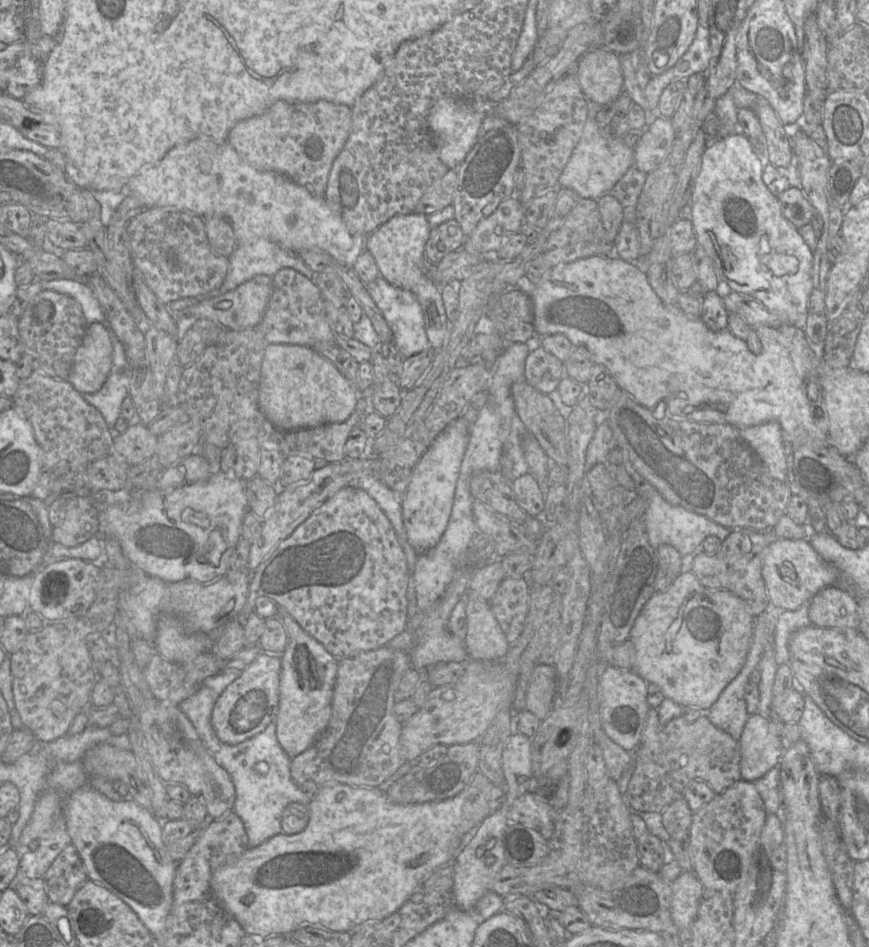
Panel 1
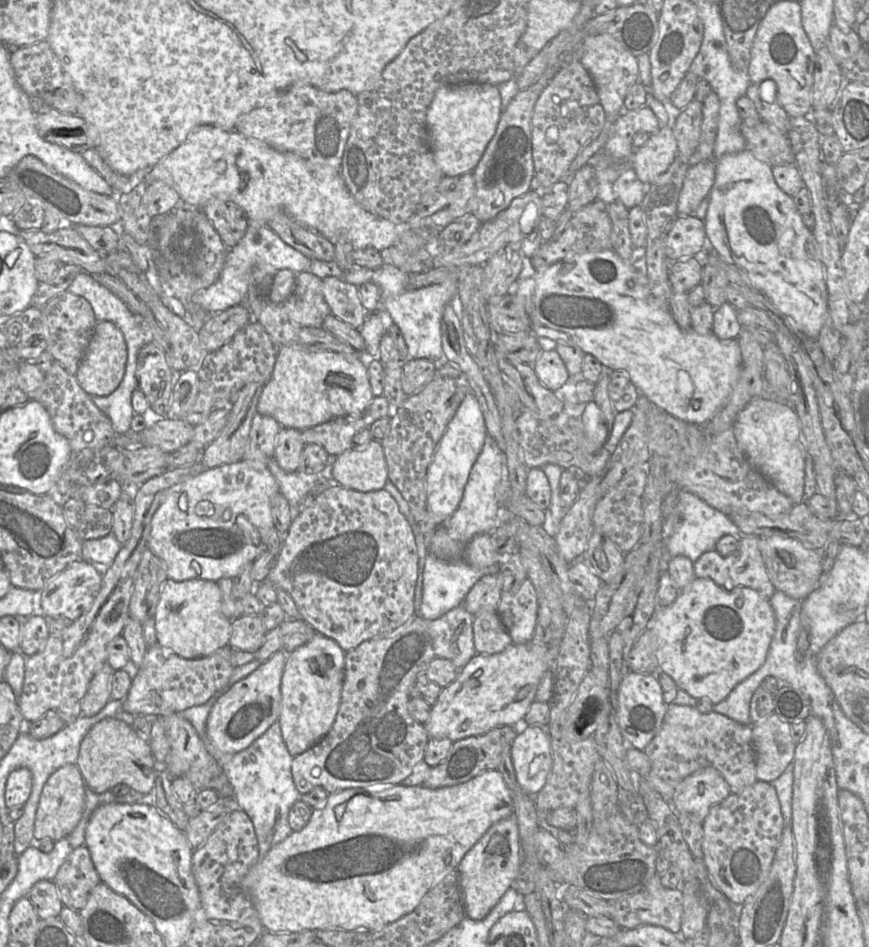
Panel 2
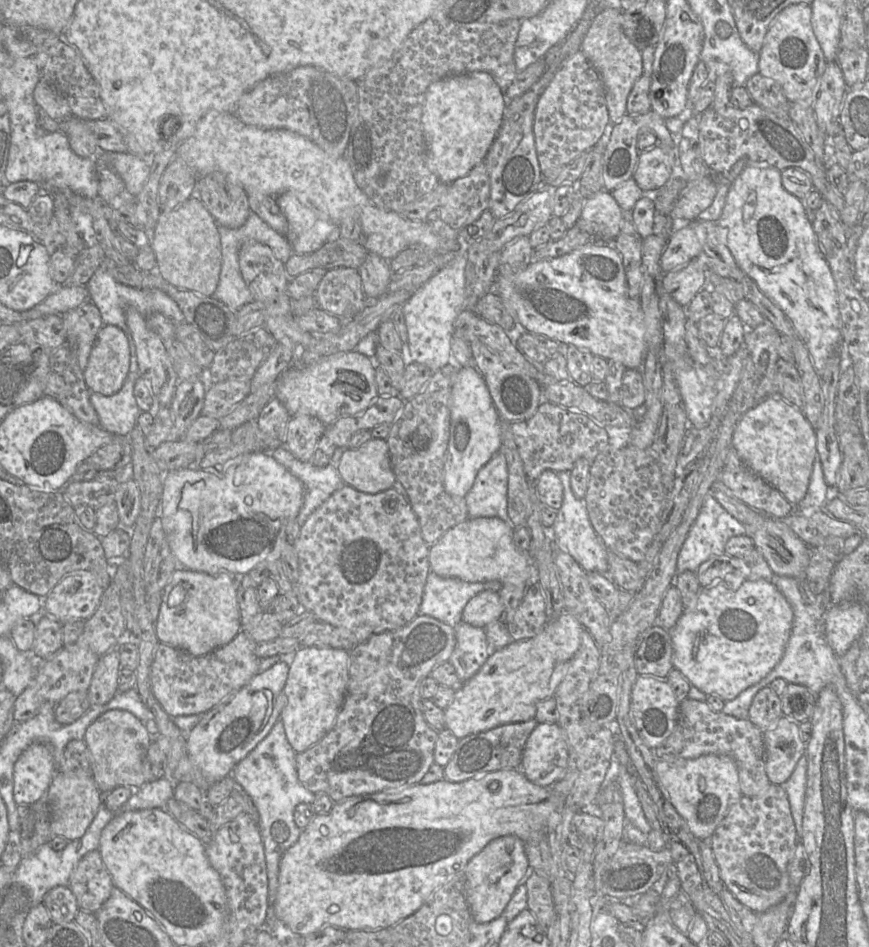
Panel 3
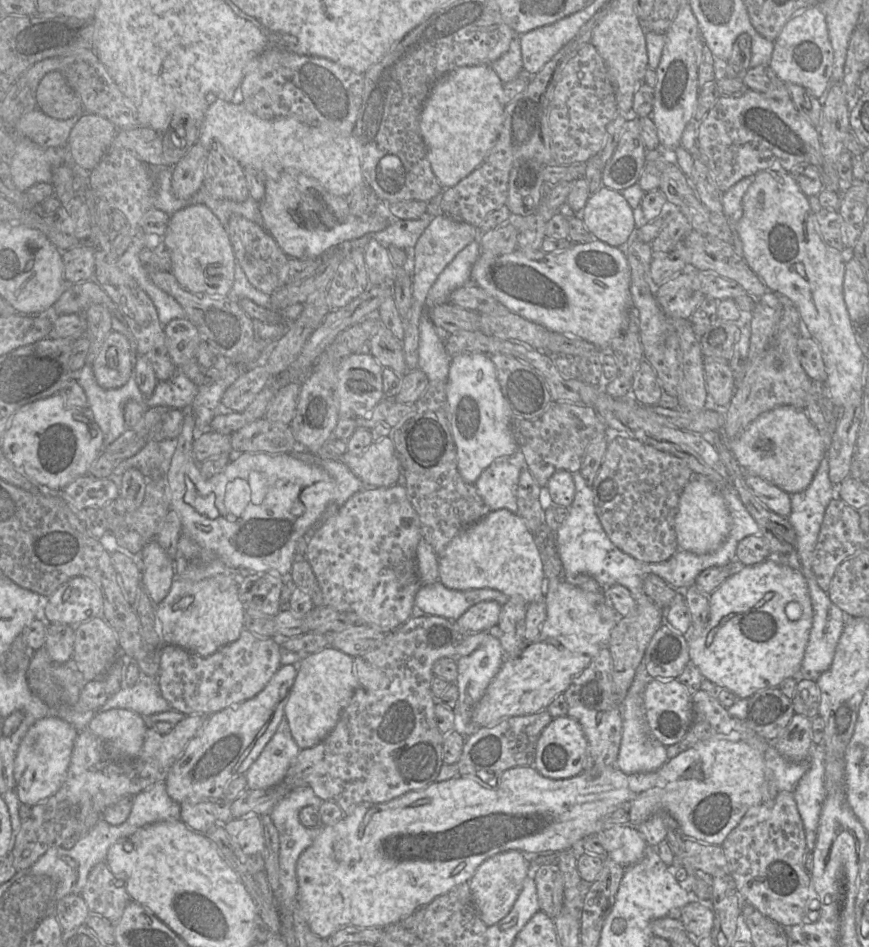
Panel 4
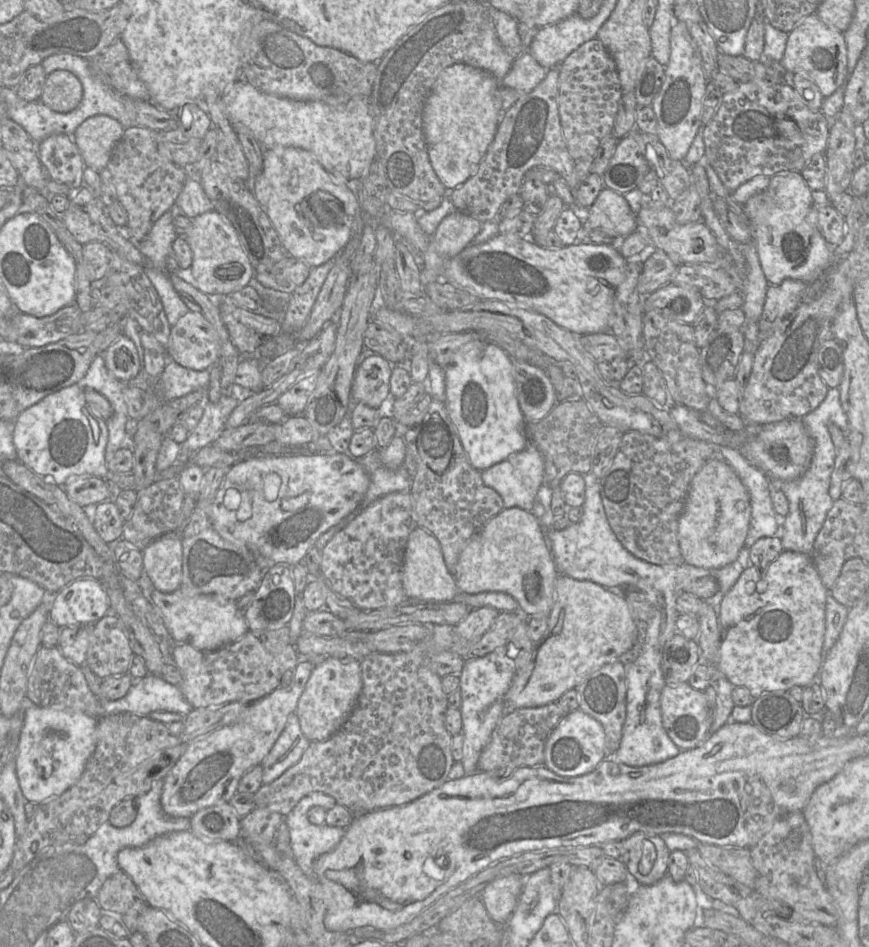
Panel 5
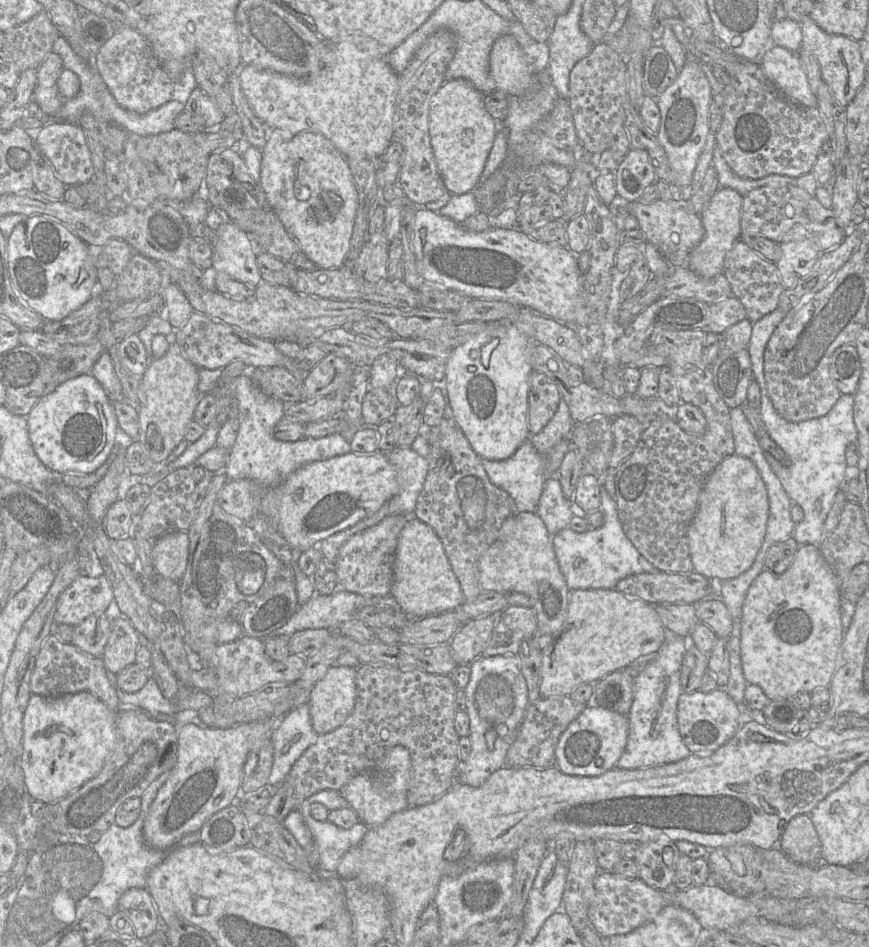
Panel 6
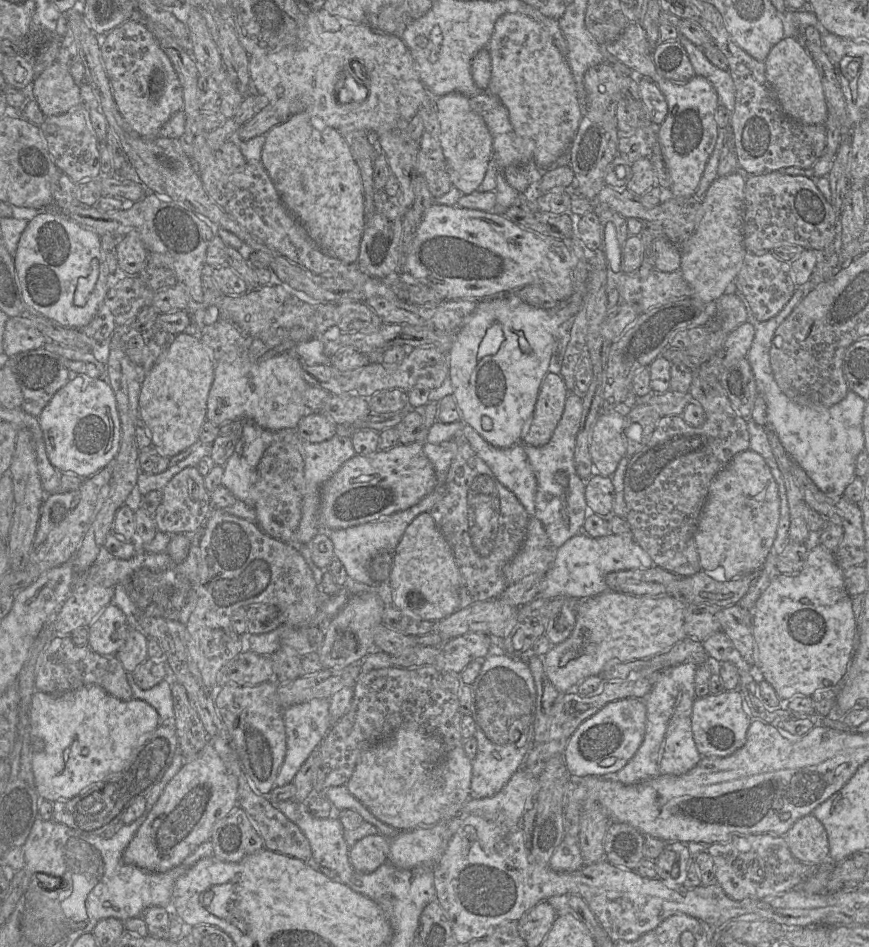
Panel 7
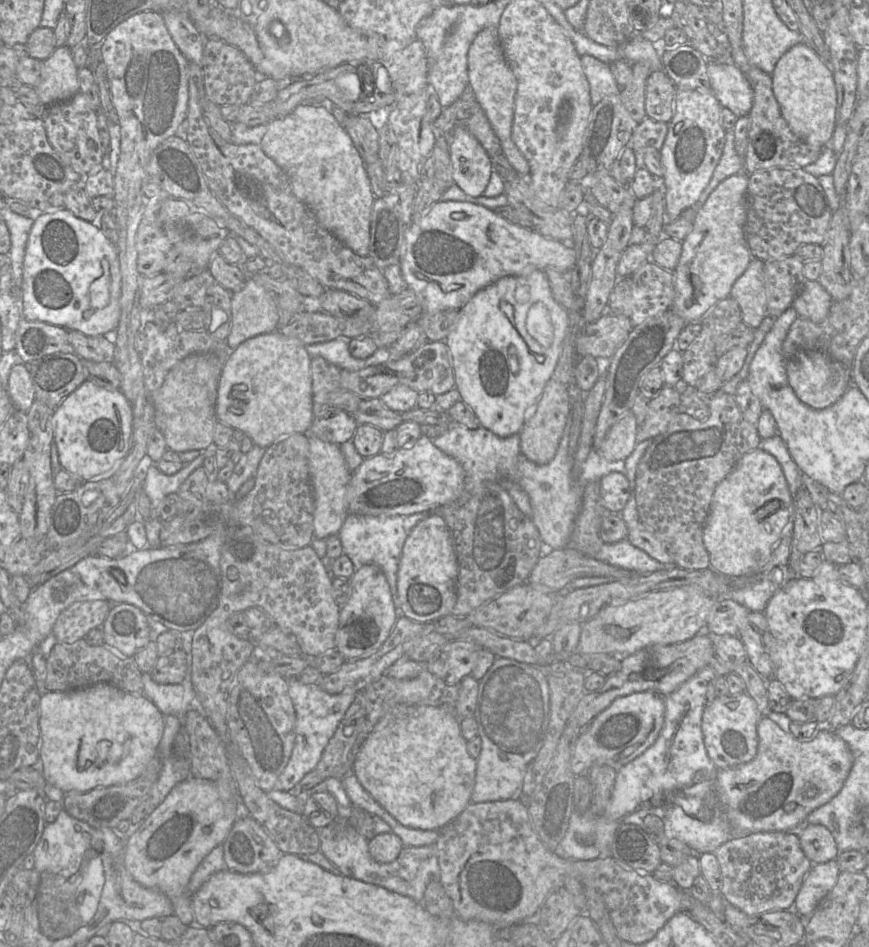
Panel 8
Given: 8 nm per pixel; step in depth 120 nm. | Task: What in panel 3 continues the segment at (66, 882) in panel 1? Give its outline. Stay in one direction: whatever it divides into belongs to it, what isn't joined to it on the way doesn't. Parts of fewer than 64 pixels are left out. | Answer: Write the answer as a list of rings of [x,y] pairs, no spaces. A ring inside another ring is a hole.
[[[99,850],[85,854],[73,869],[67,886],[77,900],[79,910],[96,913],[116,888]]]

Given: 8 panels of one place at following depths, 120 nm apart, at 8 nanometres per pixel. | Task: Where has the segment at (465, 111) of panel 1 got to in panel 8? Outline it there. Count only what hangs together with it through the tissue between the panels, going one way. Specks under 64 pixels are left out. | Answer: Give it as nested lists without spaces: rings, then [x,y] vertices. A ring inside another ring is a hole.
[[[455,126],[449,140],[453,182],[471,197],[482,196],[492,161],[479,141],[464,127]]]

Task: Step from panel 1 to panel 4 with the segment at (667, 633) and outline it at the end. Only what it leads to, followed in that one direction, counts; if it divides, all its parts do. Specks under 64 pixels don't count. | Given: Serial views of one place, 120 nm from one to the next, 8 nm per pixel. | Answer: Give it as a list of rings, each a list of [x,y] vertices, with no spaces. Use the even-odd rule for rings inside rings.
[[[771,559],[744,567],[728,577],[709,596],[709,619],[705,629],[694,640],[687,641],[690,662],[704,676],[738,698],[751,698],[758,691],[777,688],[785,678],[799,675],[813,622],[813,609],[803,574]]]

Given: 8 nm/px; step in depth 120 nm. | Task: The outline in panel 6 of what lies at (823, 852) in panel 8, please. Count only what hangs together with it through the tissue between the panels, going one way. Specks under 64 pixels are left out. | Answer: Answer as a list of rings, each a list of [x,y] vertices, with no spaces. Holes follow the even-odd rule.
[[[799,814],[785,826],[777,848],[796,864],[814,866],[821,857],[821,843],[808,814]]]

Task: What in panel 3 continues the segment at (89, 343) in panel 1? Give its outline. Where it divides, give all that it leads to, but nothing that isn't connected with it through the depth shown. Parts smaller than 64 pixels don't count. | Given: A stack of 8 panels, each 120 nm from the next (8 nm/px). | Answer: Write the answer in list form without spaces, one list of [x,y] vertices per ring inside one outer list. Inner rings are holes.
[[[104,324],[83,370],[89,391],[105,396],[116,393],[124,383],[129,365],[130,349],[125,333],[115,325]]]

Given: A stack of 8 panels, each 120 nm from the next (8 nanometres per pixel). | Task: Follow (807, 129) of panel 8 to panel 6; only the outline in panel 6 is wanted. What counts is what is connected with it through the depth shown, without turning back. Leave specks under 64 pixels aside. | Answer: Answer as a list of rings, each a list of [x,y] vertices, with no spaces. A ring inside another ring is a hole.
[[[774,45],[759,59],[765,77],[789,100],[805,107],[817,107],[797,52]]]

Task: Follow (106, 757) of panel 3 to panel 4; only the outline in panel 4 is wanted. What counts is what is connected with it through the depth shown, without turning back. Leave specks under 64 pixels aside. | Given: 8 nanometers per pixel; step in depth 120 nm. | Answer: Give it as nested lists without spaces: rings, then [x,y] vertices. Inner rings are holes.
[[[115,708],[96,714],[87,729],[99,737],[114,760],[131,760],[139,754],[148,728],[143,716]]]

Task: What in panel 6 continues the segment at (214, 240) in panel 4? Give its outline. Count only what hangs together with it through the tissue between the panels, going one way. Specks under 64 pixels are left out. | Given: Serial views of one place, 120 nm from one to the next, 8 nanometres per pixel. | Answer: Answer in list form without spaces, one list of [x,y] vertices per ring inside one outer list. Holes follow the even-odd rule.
[[[225,222],[217,230],[213,247],[212,269],[224,272],[252,287],[262,282],[257,251],[248,235],[236,223]]]

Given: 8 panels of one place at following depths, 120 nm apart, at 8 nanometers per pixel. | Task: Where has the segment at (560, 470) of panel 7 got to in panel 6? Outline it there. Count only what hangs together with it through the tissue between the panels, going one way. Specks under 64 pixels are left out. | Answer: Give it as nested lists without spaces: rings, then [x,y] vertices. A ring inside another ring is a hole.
[[[561,399],[555,414],[548,424],[538,434],[529,434],[528,440],[538,453],[547,457],[556,445],[570,437],[575,424],[568,405]],[[548,474],[536,514],[544,522],[551,537],[568,528],[573,514],[574,501],[564,496],[560,481],[556,474]]]

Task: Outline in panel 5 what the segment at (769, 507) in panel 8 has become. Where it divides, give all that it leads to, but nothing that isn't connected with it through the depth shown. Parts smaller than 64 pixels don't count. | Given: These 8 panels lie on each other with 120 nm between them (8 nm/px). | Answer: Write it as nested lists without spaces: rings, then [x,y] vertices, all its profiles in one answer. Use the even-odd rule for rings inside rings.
[[[721,457],[708,460],[693,477],[678,519],[678,541],[684,562],[706,569],[736,560],[751,517],[750,495],[735,470]]]

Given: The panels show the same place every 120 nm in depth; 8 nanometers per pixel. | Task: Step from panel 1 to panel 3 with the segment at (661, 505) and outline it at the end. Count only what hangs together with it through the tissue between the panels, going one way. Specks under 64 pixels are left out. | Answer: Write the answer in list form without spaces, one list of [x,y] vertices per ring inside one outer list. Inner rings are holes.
[[[708,494],[678,554],[676,576],[684,571],[696,573],[698,567],[709,558],[725,554],[725,544],[731,537],[745,533],[747,530],[744,525],[732,517],[713,495]]]

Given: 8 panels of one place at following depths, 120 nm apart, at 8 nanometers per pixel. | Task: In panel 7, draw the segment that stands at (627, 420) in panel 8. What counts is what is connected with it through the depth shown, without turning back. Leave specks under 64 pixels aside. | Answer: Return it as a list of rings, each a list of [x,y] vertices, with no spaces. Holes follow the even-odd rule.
[[[604,411],[593,429],[590,453],[600,476],[612,477],[626,456],[626,417],[615,411]]]

